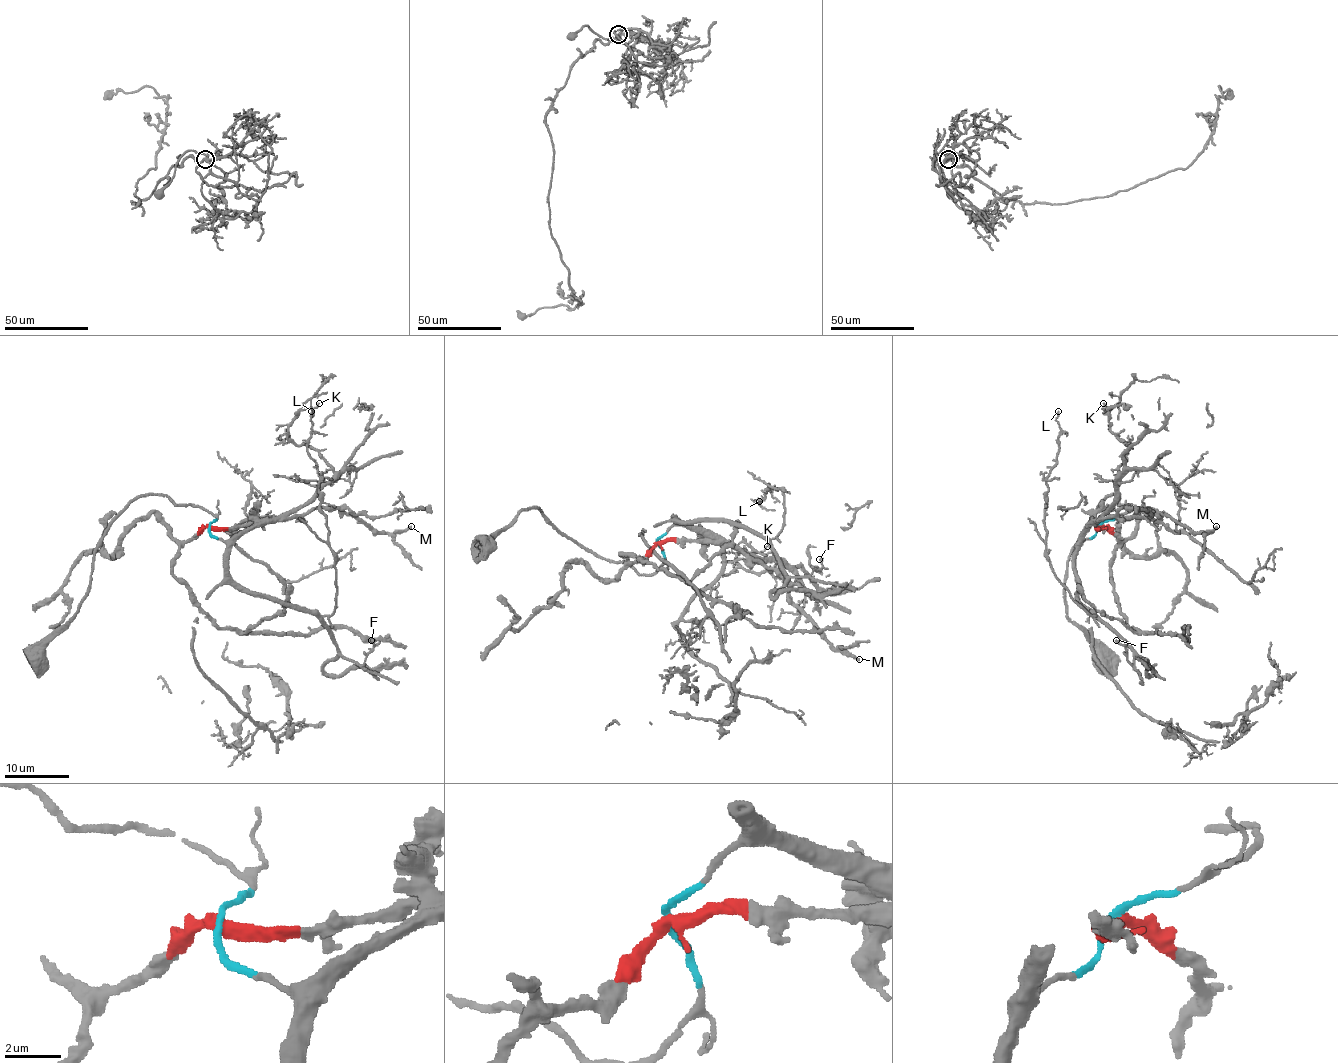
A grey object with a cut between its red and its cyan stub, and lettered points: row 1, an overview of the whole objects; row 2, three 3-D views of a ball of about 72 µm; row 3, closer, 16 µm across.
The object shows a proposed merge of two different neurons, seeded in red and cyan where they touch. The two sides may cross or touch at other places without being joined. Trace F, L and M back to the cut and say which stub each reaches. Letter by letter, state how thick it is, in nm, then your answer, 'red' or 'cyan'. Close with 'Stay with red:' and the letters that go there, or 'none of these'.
F: 220 nm | cyan
L: 140 nm | cyan
M: 240 nm | red
Stay with red: M

